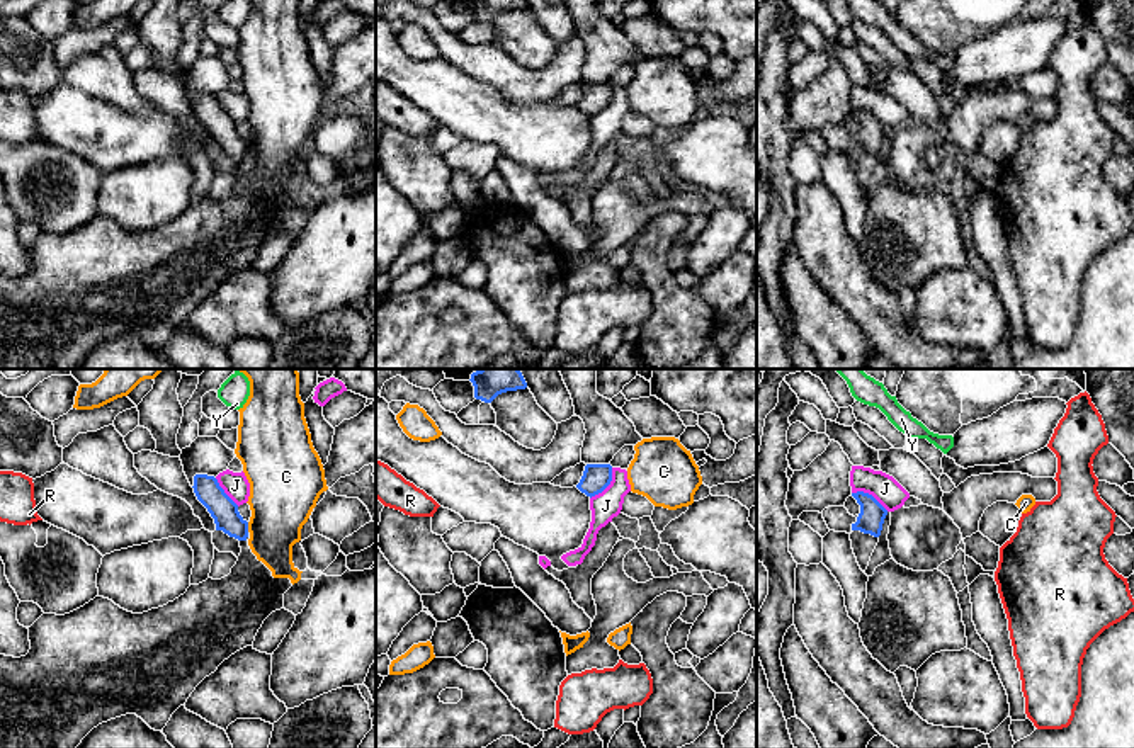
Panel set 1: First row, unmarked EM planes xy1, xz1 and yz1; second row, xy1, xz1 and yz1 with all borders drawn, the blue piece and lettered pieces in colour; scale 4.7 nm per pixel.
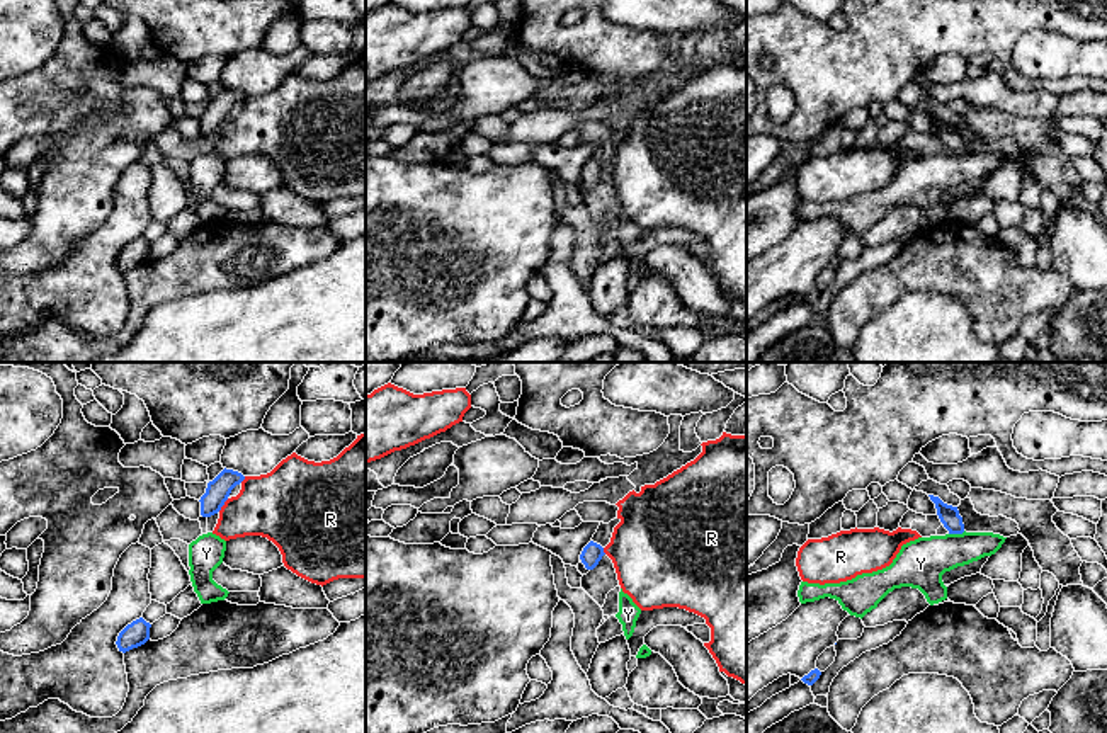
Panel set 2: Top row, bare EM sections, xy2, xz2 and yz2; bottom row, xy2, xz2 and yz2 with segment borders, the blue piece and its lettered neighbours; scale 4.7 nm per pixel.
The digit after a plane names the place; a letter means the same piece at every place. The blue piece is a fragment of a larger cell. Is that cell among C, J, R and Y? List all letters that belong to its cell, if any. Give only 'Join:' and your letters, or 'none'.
Join: none

